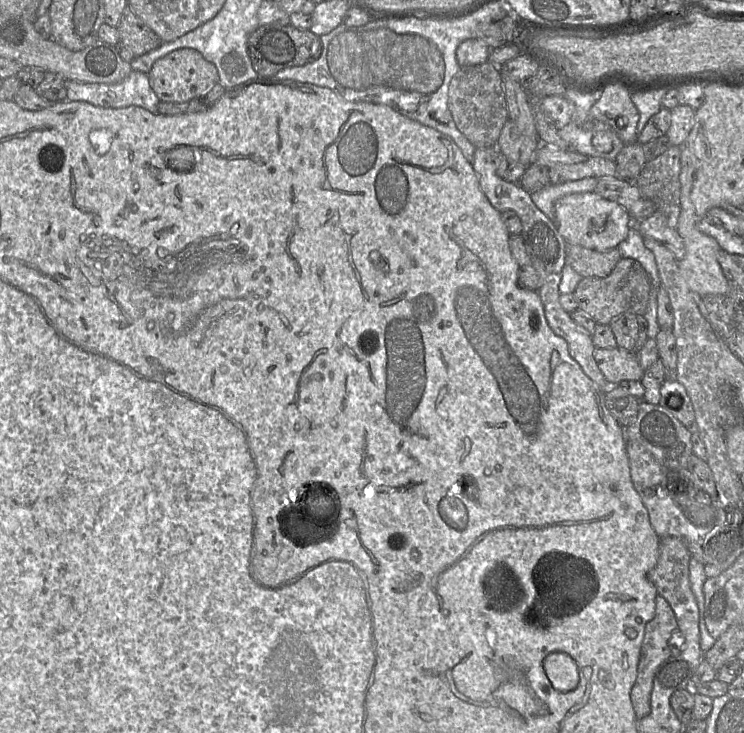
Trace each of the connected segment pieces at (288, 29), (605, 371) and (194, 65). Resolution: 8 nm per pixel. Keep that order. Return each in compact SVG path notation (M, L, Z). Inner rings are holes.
M260 25L248 37L248 55L257 78L276 78L277 72L293 66L302 66L316 60L322 51L320 37L308 30L289 25Z
M595 348L594 359L609 385L640 381L644 375L637 352L615 348Z
M181 48L158 59L148 72L150 86L160 101L187 102L200 97L218 83L215 65L193 48Z

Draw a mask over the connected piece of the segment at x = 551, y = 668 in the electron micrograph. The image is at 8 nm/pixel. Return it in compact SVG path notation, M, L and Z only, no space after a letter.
M553 652L543 661L543 668L552 687L563 693L575 690L579 684L576 662L564 652Z

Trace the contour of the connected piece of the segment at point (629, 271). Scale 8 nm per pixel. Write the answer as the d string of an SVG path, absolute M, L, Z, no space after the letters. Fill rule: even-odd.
M621 258L606 277L583 277L573 292L579 309L596 323L607 325L623 313L643 316L651 294L649 275L639 262L631 258Z

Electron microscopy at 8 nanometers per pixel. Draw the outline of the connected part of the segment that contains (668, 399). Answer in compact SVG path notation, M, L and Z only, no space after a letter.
M664 380L660 388L658 405L676 418L691 434L699 432L693 405L686 389L679 381Z

